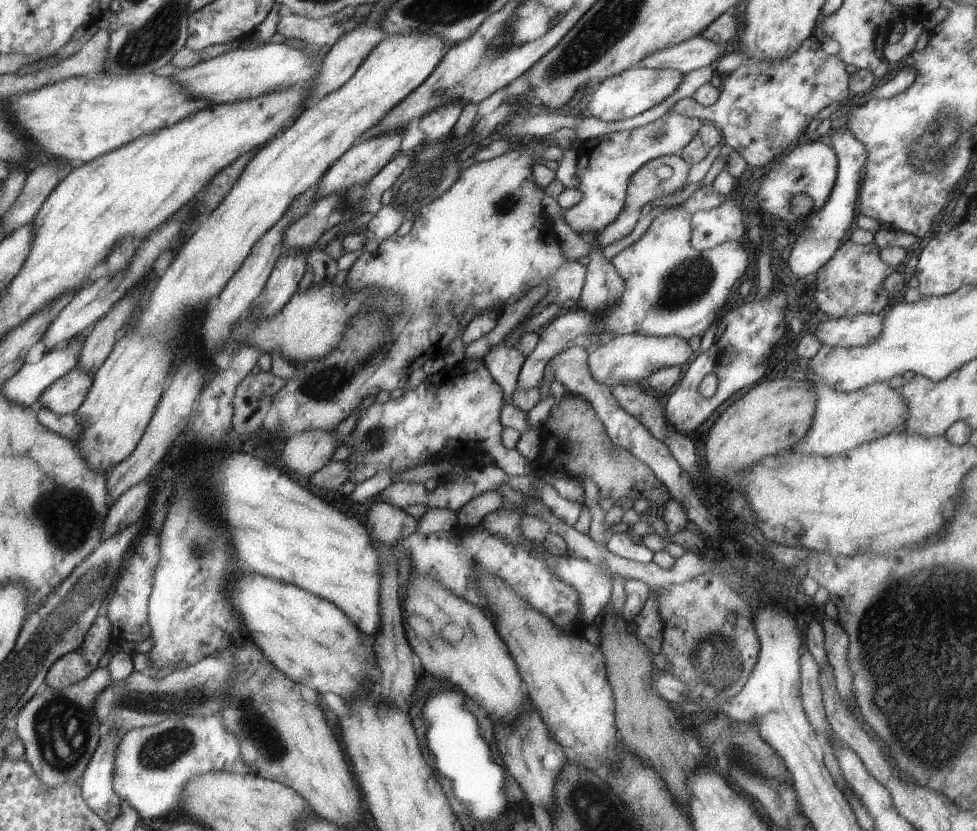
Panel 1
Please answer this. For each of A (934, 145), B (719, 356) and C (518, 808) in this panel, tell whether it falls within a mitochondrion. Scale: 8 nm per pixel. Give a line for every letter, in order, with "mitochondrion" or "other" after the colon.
A: mitochondrion
B: other
C: other

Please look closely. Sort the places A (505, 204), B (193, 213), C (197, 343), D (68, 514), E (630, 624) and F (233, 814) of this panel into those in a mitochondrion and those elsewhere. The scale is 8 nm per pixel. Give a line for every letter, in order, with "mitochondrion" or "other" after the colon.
A: mitochondrion
B: other
C: other
D: mitochondrion
E: other
F: other

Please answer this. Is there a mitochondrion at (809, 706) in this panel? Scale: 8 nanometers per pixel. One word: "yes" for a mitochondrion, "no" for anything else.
no

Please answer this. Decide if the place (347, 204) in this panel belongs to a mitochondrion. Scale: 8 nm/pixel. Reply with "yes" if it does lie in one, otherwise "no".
yes

